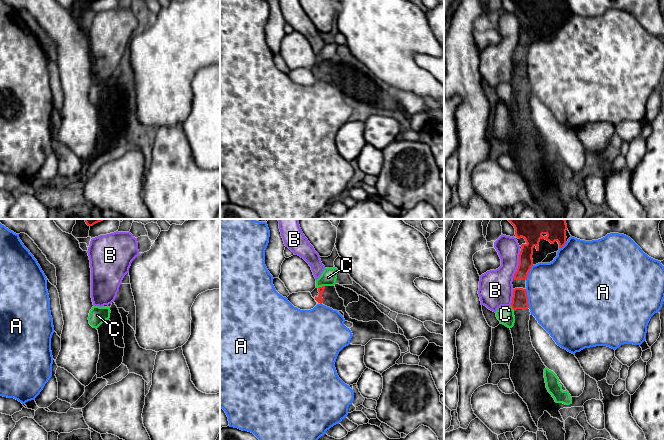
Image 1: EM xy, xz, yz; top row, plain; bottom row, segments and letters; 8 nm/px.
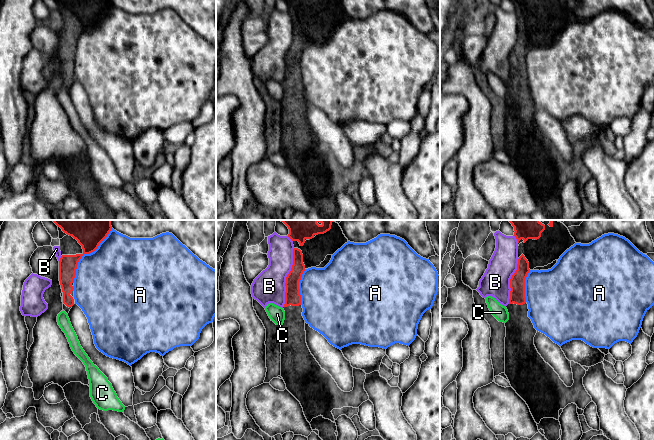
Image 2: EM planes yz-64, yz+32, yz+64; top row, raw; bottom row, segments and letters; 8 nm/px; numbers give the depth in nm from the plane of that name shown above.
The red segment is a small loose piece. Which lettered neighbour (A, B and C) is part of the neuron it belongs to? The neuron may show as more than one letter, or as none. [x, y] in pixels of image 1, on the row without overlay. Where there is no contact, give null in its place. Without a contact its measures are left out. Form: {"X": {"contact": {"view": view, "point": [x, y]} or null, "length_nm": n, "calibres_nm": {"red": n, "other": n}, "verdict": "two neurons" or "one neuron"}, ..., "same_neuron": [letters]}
{"A": {"contact": {"view": "yz", "point": [527, 74]}, "length_nm": 160, "calibres_nm": {"red": 130, "other": 500}, "verdict": "two neurons"}, "B": {"contact": {"view": "yz", "point": [518, 41]}, "length_nm": 240, "calibres_nm": {"red": 120, "other": 280}, "verdict": "two neurons"}, "C": {"contact": {"view": "xz", "point": [322, 62]}, "length_nm": 60, "calibres_nm": {"red": 60, "other": 130}, "verdict": "two neurons"}, "same_neuron": []}

